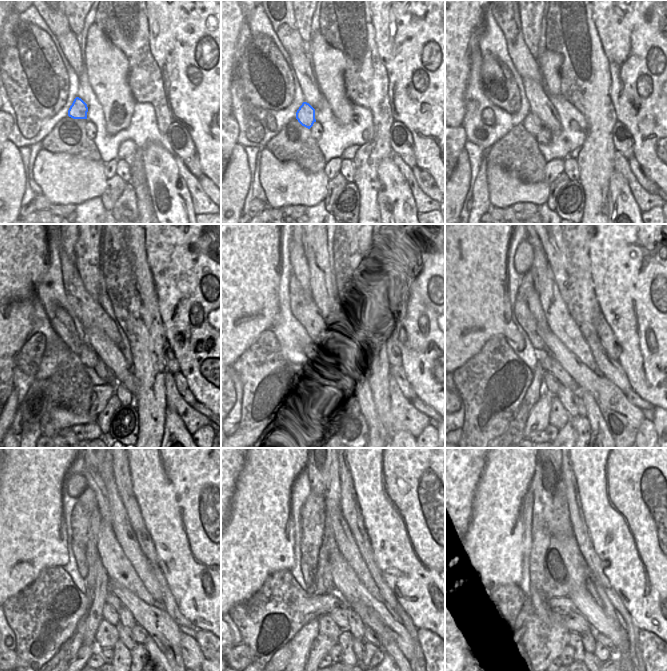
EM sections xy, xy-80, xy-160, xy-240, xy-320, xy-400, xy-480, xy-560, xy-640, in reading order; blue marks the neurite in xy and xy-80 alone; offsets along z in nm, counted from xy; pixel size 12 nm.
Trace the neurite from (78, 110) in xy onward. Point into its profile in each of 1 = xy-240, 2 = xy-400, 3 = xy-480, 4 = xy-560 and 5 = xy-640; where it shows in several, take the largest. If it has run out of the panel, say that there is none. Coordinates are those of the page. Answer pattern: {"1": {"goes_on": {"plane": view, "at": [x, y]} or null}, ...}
{"1": {"goes_on": {"plane": "xy-240", "at": [88, 356]}}, "2": {"goes_on": {"plane": "xy-400", "at": [553, 385]}}, "3": {"goes_on": {"plane": "xy-480", "at": [109, 613]}}, "4": {"goes_on": {"plane": "xy-560", "at": [339, 615]}}, "5": {"goes_on": {"plane": "xy-640", "at": [575, 622]}}}

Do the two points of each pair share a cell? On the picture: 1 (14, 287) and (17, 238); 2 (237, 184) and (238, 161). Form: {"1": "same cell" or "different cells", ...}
{"1": "same cell", "2": "same cell"}

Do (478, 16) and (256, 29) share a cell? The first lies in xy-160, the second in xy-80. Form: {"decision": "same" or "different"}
{"decision": "different"}

